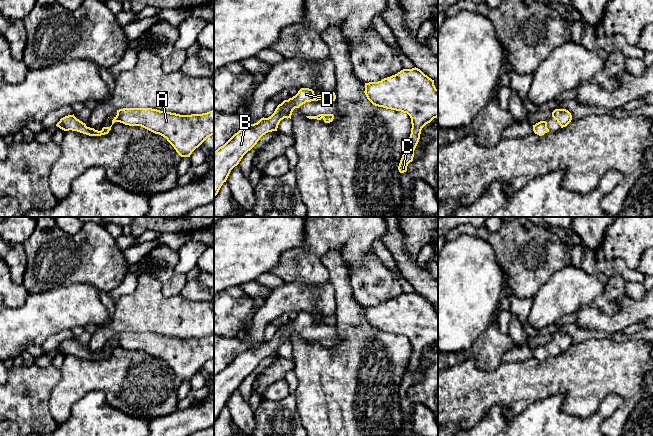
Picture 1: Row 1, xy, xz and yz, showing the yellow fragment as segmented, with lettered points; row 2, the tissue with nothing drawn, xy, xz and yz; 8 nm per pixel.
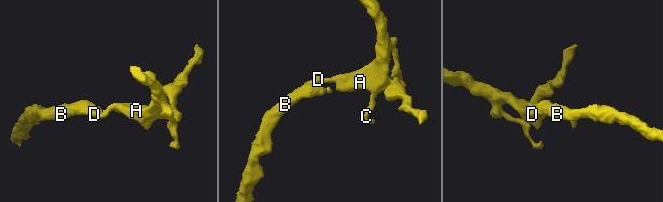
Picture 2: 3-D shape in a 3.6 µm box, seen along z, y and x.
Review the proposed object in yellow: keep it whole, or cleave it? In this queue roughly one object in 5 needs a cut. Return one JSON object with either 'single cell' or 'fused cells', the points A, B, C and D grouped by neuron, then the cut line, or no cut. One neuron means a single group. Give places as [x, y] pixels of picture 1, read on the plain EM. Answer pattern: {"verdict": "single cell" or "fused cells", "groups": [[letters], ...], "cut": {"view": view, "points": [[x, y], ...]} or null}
{"verdict": "single cell", "groups": [["A", "B", "C", "D"]], "cut": null}

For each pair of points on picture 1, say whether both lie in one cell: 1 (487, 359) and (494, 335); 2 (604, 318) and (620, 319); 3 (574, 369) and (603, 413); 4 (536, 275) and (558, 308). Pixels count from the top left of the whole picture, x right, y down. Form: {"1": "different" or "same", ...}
{"1": "same", "2": "same", "3": "different", "4": "different"}

